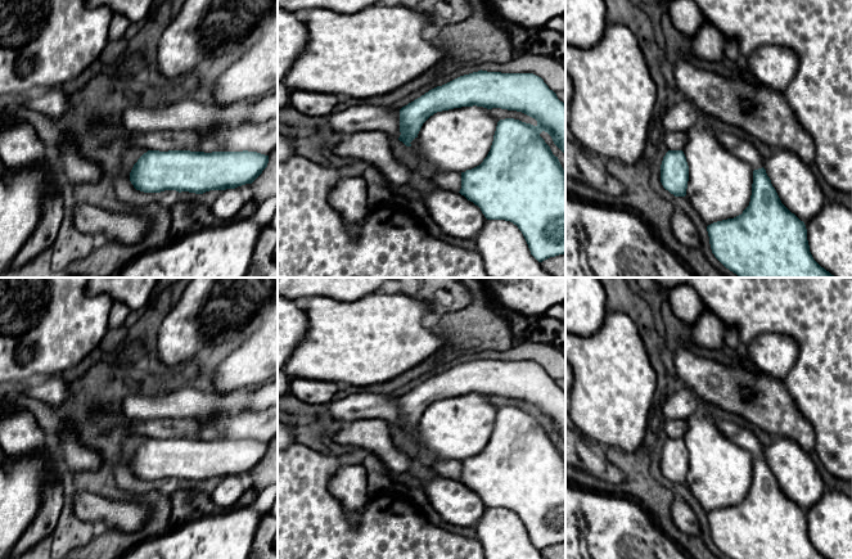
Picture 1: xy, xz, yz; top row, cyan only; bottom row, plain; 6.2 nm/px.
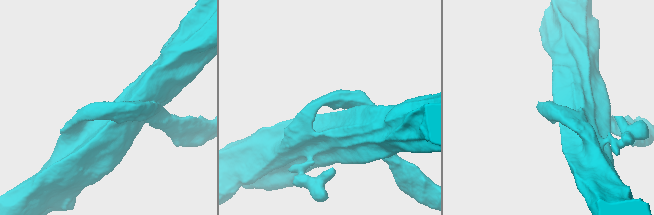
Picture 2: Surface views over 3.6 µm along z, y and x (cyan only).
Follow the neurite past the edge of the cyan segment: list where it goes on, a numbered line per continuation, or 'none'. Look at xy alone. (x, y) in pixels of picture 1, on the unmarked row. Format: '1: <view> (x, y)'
none

